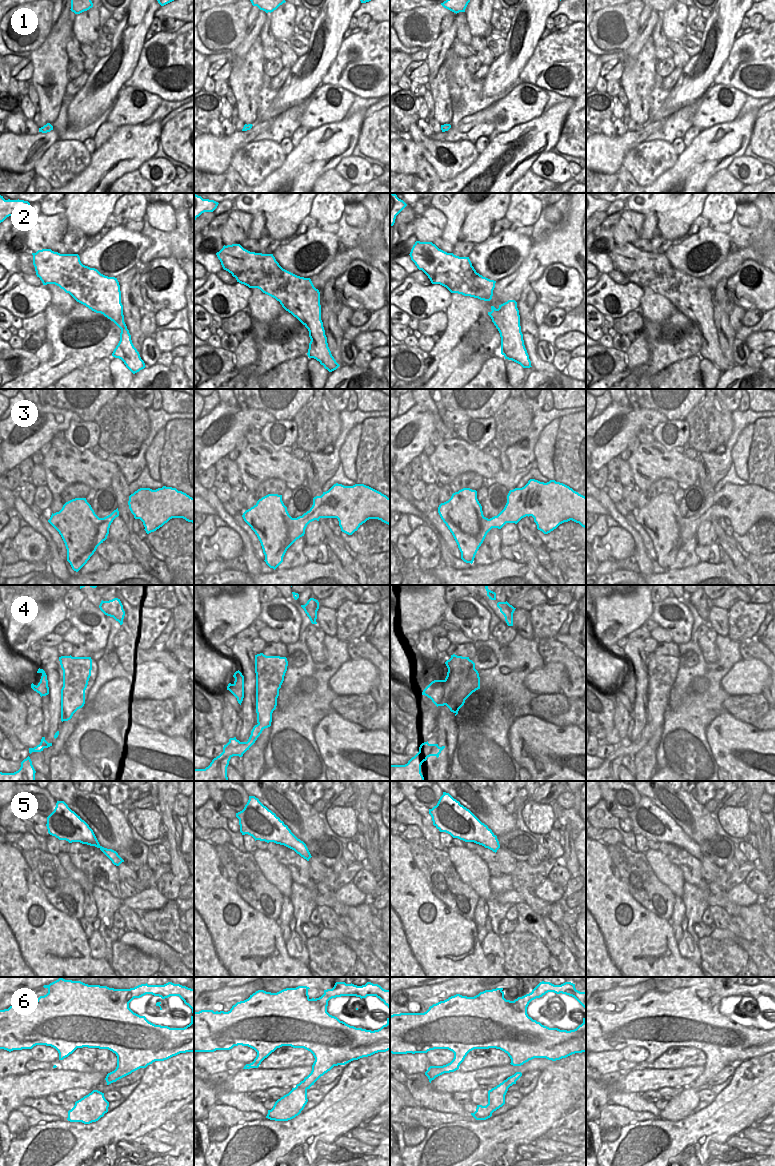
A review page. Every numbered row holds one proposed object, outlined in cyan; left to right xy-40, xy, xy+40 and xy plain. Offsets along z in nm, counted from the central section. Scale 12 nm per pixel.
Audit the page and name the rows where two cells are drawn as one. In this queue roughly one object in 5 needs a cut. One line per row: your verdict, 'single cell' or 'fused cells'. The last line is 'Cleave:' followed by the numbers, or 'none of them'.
1: fused cells
2: single cell
3: single cell
4: fused cells
5: single cell
6: single cell
Cleave: 1, 4

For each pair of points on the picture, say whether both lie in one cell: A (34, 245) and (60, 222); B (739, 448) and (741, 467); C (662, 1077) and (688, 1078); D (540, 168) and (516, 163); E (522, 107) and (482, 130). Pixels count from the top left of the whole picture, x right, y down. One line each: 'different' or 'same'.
A: same
B: same
C: same
D: different
E: different

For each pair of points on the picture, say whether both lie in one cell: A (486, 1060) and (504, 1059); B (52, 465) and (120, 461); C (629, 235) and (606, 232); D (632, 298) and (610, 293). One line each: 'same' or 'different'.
A: same
B: different
C: different
D: same

